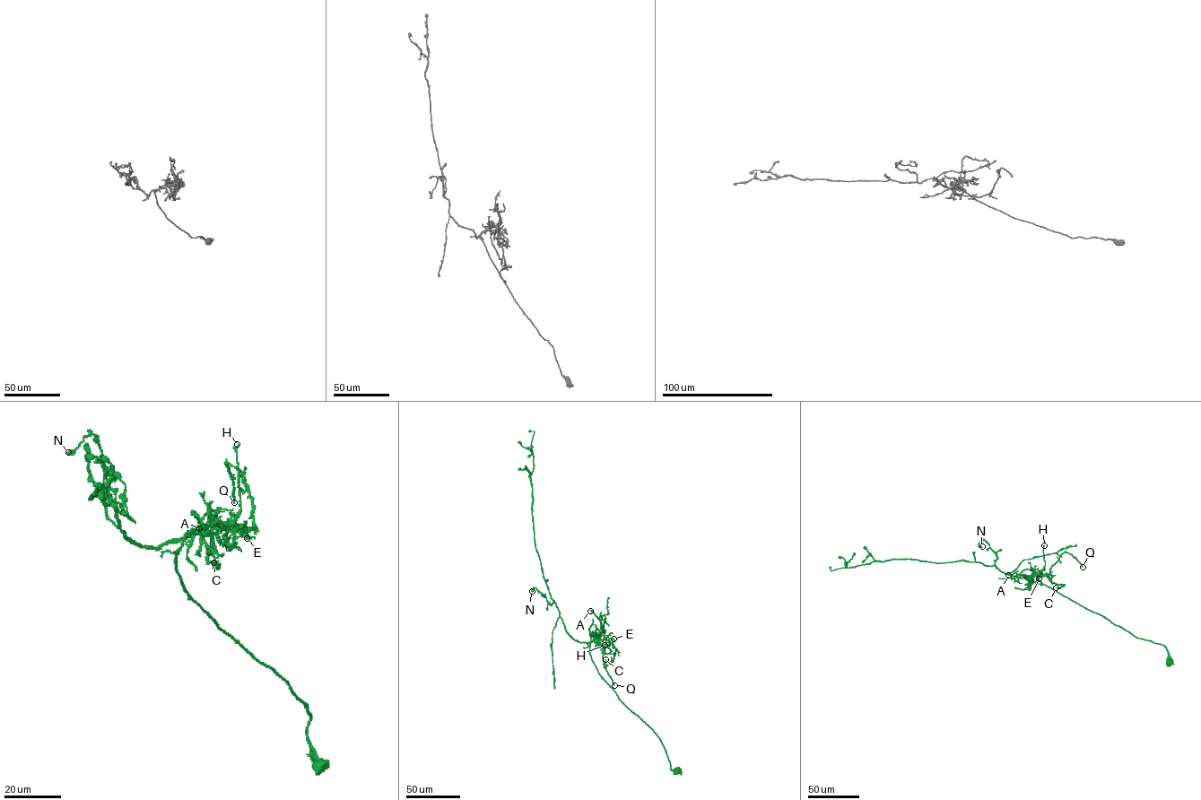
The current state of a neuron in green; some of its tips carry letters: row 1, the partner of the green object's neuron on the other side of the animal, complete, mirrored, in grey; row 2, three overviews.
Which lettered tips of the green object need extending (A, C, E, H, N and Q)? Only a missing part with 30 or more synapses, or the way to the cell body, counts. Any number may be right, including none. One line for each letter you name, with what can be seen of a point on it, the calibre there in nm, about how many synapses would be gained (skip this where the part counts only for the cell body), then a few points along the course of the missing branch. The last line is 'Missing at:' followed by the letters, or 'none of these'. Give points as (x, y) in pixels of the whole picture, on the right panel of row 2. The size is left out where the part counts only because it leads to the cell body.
Missing at: none of these

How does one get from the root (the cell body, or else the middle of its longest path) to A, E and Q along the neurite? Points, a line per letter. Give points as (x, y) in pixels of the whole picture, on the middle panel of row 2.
A: (677, 770), (670, 769), (657, 734), (622, 701), (598, 673), (589, 647), (602, 627), (590, 611)
E: (677, 770), (670, 769), (658, 736), (619, 698), (593, 661), (589, 647), (591, 642), (595, 639), (613, 639)
Q: (677, 770), (657, 734), (599, 673), (589, 652), (595, 639), (617, 649), (605, 667), (614, 685)

